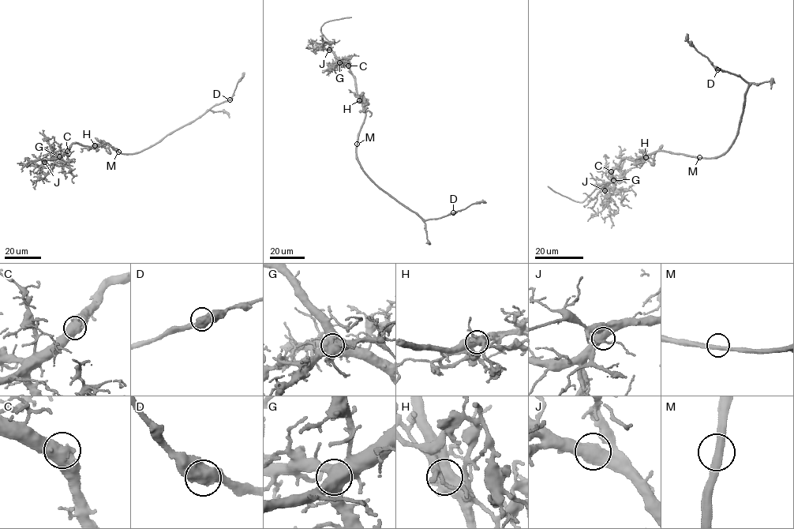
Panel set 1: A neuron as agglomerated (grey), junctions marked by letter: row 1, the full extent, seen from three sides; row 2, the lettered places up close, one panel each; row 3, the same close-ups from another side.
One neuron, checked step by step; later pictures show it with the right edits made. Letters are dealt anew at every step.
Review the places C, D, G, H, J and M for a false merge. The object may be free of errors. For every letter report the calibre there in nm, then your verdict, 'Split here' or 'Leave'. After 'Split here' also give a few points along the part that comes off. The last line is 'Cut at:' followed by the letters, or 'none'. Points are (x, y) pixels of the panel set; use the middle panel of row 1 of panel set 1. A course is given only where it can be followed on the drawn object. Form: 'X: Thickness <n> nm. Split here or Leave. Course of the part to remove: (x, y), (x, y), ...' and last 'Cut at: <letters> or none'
C: Thickness 650 nm. Leave
D: Thickness 650 nm. Leave
G: Thickness 650 nm. Leave
H: Thickness 700 nm. Split here. Course of the part to remove: (359, 100), (362, 99), (366, 111), (371, 112), (369, 116)
J: Thickness 650 nm. Leave
M: Thickness 400 nm. Leave
Cut at: H

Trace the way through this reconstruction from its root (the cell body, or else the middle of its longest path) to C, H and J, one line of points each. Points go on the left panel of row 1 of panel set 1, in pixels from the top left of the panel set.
C: (118, 151), (105, 142), (91, 146), (74, 143), (67, 151)
H: (118, 151), (108, 143), (94, 145)
J: (118, 151), (107, 143), (91, 146), (74, 143), (58, 157), (44, 162)

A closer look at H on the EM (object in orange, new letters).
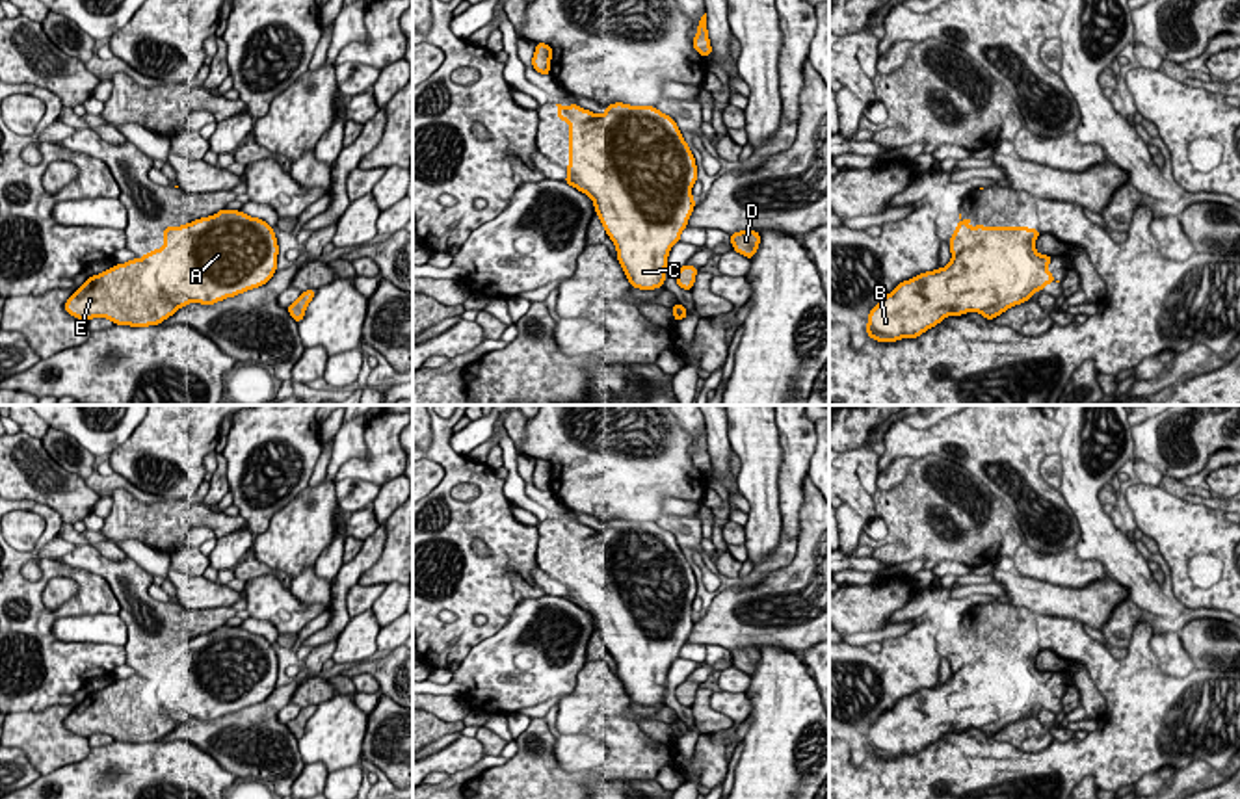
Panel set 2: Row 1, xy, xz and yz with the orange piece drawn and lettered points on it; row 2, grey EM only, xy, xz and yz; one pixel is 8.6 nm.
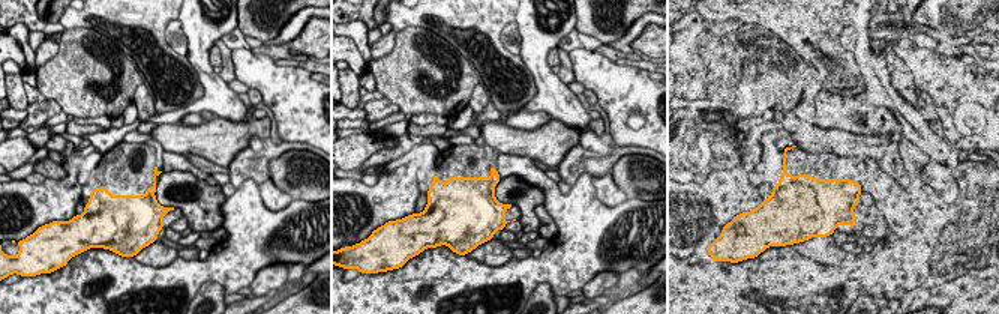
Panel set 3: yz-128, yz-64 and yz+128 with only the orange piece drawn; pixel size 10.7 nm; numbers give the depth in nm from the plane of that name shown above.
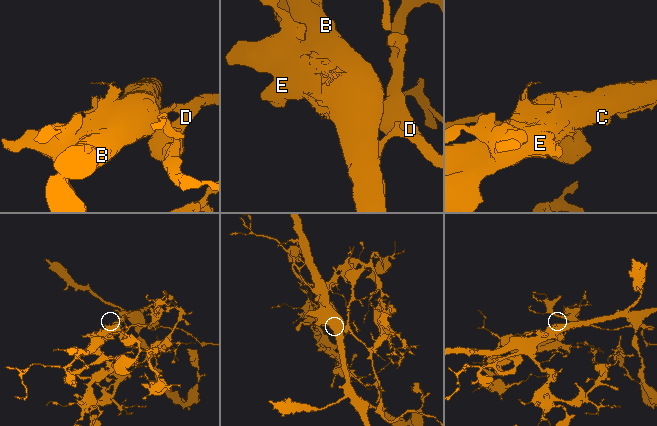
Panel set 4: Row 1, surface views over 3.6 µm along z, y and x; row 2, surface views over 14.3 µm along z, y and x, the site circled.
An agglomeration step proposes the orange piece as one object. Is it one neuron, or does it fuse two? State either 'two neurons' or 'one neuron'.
two neurons

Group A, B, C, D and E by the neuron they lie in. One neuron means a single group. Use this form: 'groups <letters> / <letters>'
groups A B C / D E

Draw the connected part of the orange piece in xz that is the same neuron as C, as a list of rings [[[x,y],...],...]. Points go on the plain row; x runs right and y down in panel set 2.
[[[608,520],[602,531],[584,541],[584,552],[586,570],[597,589],[582,598],[595,617],[595,630],[615,661],[630,702],[664,704],[669,667],[680,658],[695,622],[692,602],[697,582],[692,565],[675,535],[654,522]]]

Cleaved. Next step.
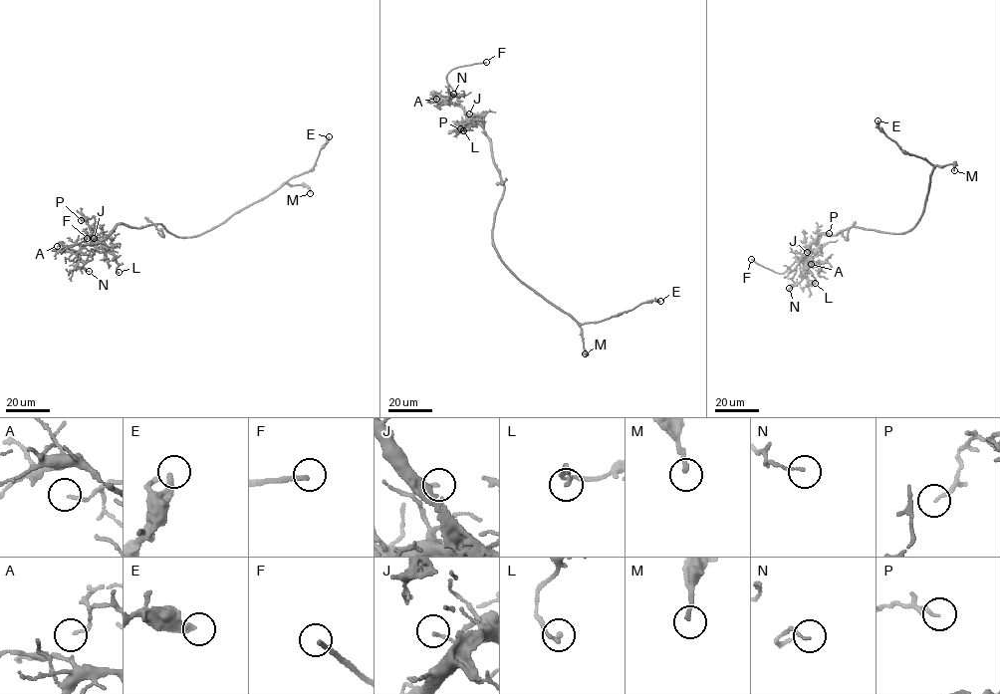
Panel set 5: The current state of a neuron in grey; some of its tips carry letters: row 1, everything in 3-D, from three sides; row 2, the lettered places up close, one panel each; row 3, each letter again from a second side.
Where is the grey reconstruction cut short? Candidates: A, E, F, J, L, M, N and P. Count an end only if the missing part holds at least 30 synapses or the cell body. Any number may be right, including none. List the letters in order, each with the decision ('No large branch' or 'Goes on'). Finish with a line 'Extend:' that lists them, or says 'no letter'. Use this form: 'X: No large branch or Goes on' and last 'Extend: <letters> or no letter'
A: No large branch
E: No large branch
F: Goes on
J: No large branch
L: No large branch
M: No large branch
N: No large branch
P: No large branch
Extend: F

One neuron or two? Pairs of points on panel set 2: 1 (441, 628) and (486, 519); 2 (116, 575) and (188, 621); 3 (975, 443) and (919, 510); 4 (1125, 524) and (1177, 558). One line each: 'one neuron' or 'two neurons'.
1: one neuron
2: one neuron
3: two neurons
4: two neurons

